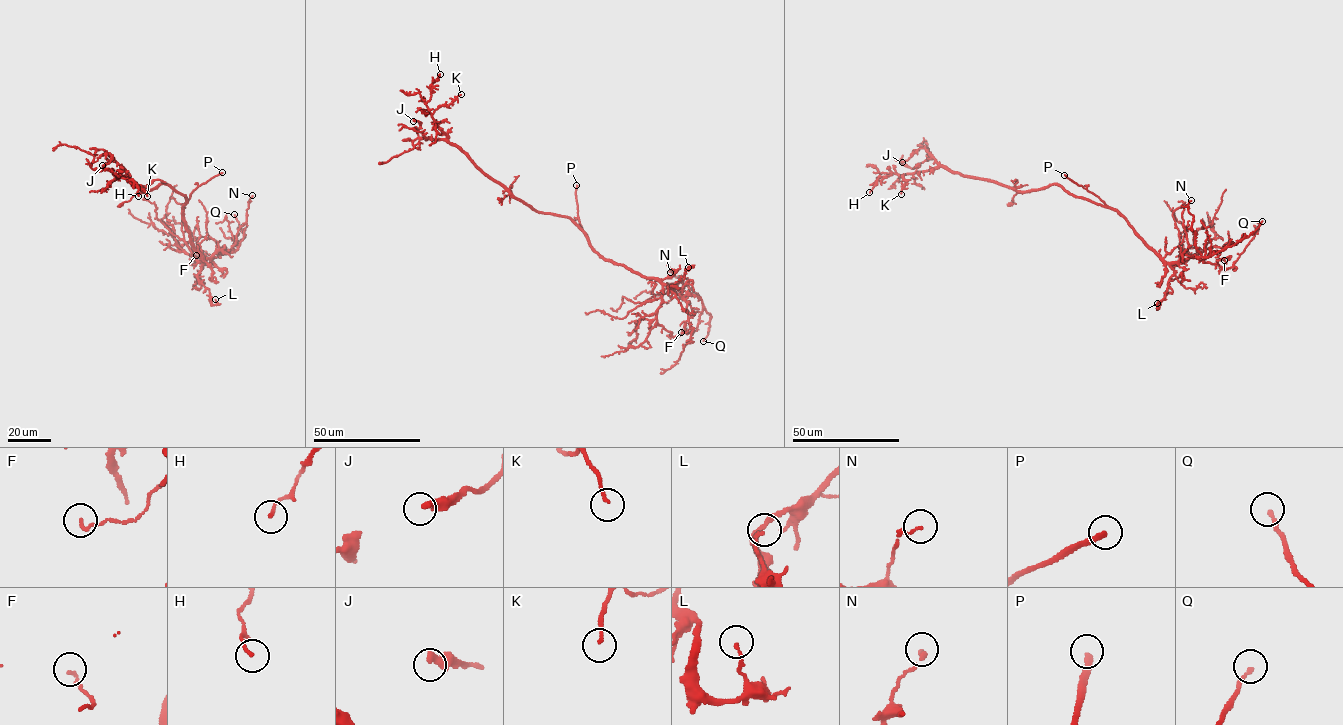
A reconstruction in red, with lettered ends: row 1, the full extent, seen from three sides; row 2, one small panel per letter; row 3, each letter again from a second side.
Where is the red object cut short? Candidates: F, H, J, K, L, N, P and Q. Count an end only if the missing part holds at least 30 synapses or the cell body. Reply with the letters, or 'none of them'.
P

